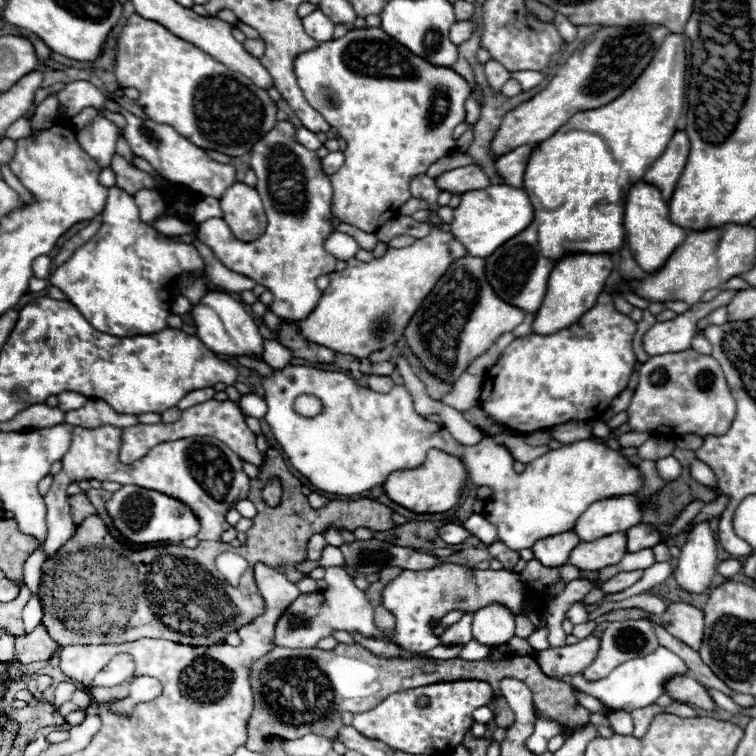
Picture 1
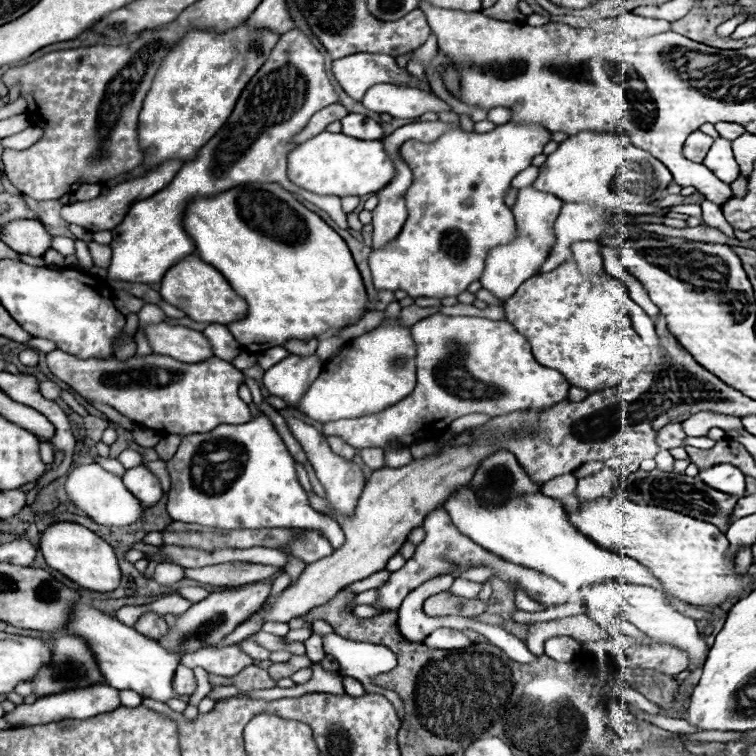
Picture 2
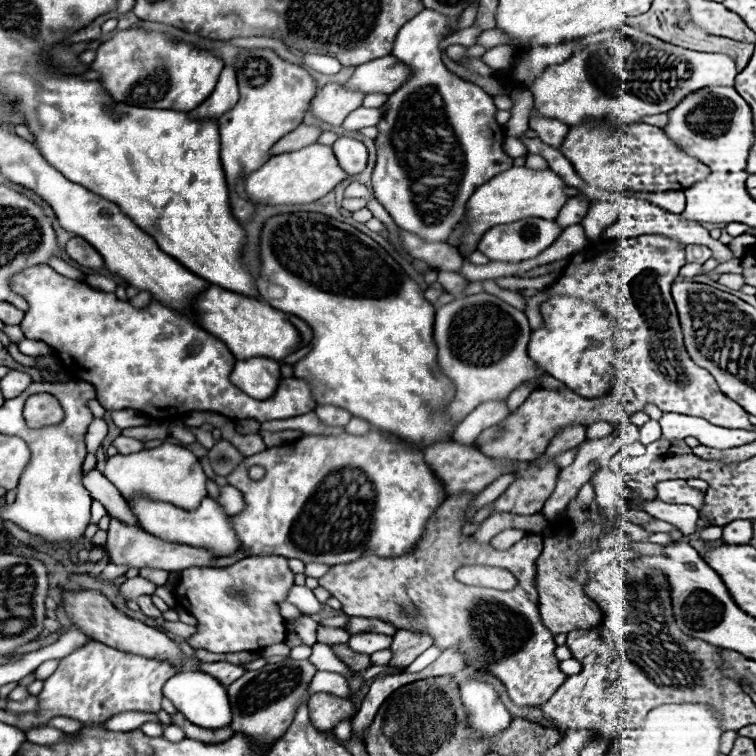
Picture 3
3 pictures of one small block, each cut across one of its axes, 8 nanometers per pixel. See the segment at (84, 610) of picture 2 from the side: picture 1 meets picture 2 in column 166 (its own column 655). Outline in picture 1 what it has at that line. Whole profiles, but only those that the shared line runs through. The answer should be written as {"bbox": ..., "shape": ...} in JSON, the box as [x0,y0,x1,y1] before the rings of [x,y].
{"bbox":[572,646,688,712],"shape":[[[658,646],[652,654],[648,654],[644,658],[634,658],[634,660],[628,660],[628,662],[620,664],[616,670],[612,670],[610,676],[606,676],[602,680],[590,682],[582,674],[580,676],[572,676],[572,686],[576,690],[600,700],[610,710],[632,712],[632,710],[638,710],[638,708],[654,704],[656,698],[662,696],[662,686],[664,686],[666,678],[670,678],[672,674],[688,674],[688,668],[674,652],[670,652],[664,646]]]}

